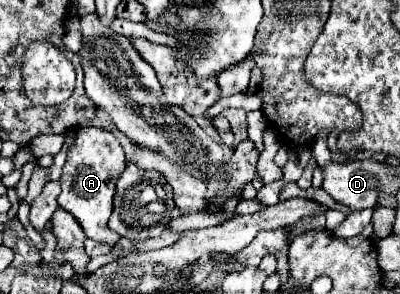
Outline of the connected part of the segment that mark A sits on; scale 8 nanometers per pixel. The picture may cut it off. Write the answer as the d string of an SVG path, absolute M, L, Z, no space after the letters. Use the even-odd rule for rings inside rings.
M79 127L75 131L73 145L67 149L67 161L61 173L61 195L57 197L57 201L65 211L77 217L89 239L109 245L115 245L119 241L119 235L107 227L107 221L113 209L117 177L121 177L125 167L125 153L113 133L97 127Z

